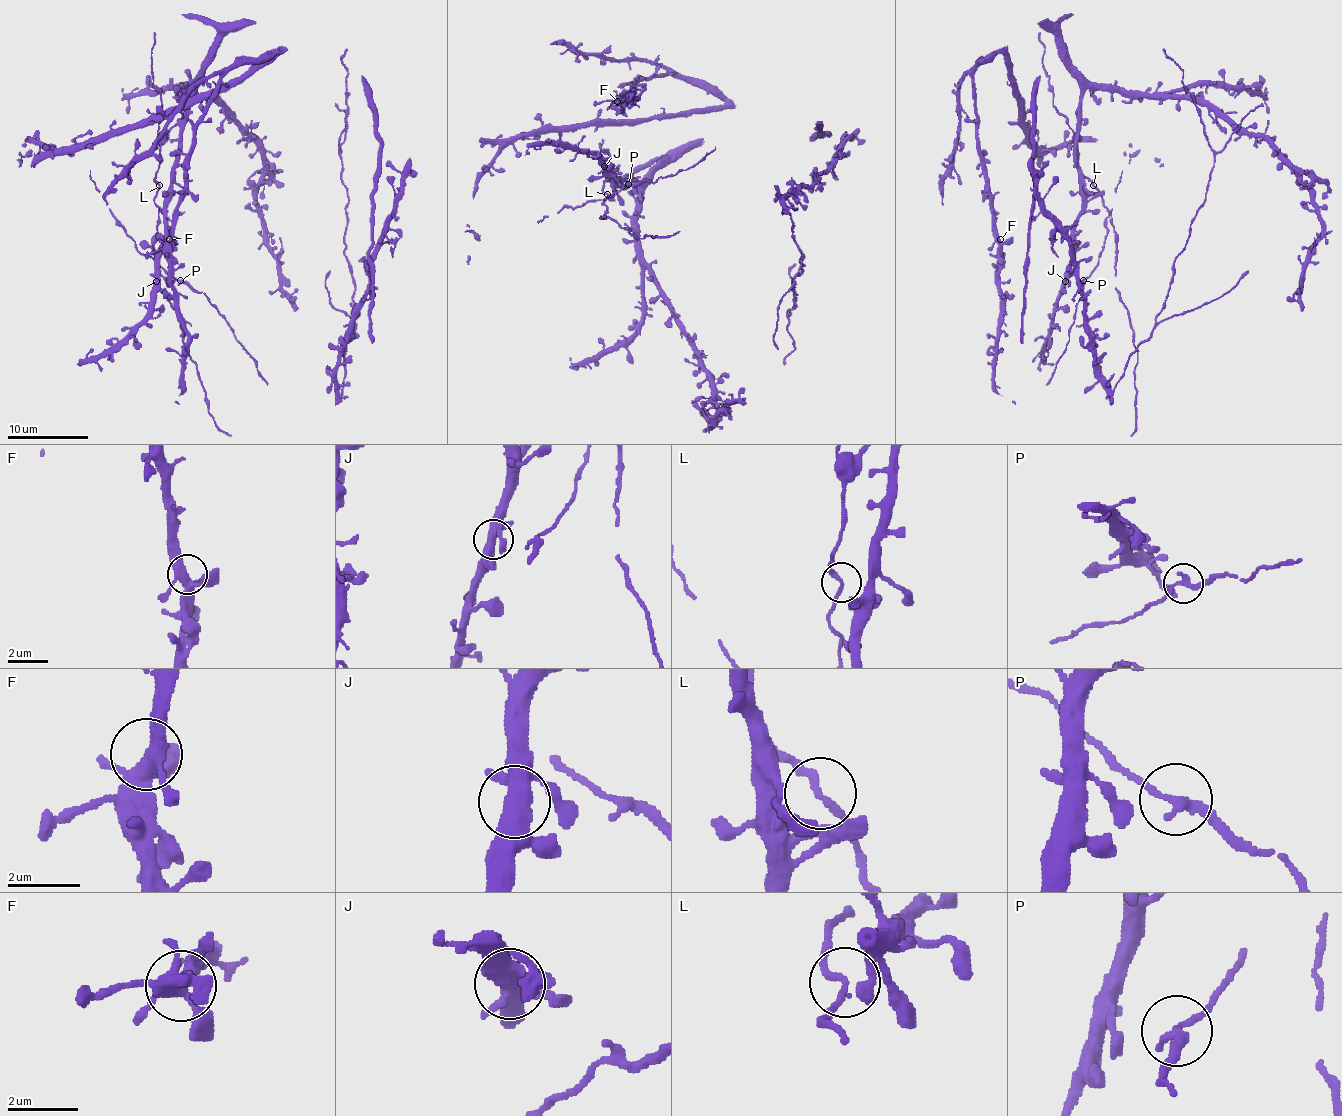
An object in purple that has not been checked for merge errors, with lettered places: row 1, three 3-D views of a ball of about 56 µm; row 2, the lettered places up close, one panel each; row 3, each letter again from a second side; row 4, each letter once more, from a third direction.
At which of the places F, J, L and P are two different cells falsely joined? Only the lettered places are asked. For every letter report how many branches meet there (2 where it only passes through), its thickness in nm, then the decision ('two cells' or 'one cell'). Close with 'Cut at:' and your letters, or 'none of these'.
F: 5 branches meet; 400 nm thick; one cell
J: 4 branches meet; 440 nm thick; one cell
L: 3 branches meet; 150 nm thick; one cell
P: 2 branches meet; 280 nm thick; one cell
Cut at: none of these

